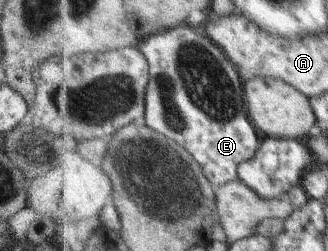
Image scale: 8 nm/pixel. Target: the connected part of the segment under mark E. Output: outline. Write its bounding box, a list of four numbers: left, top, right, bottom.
[138,25,265,187]

